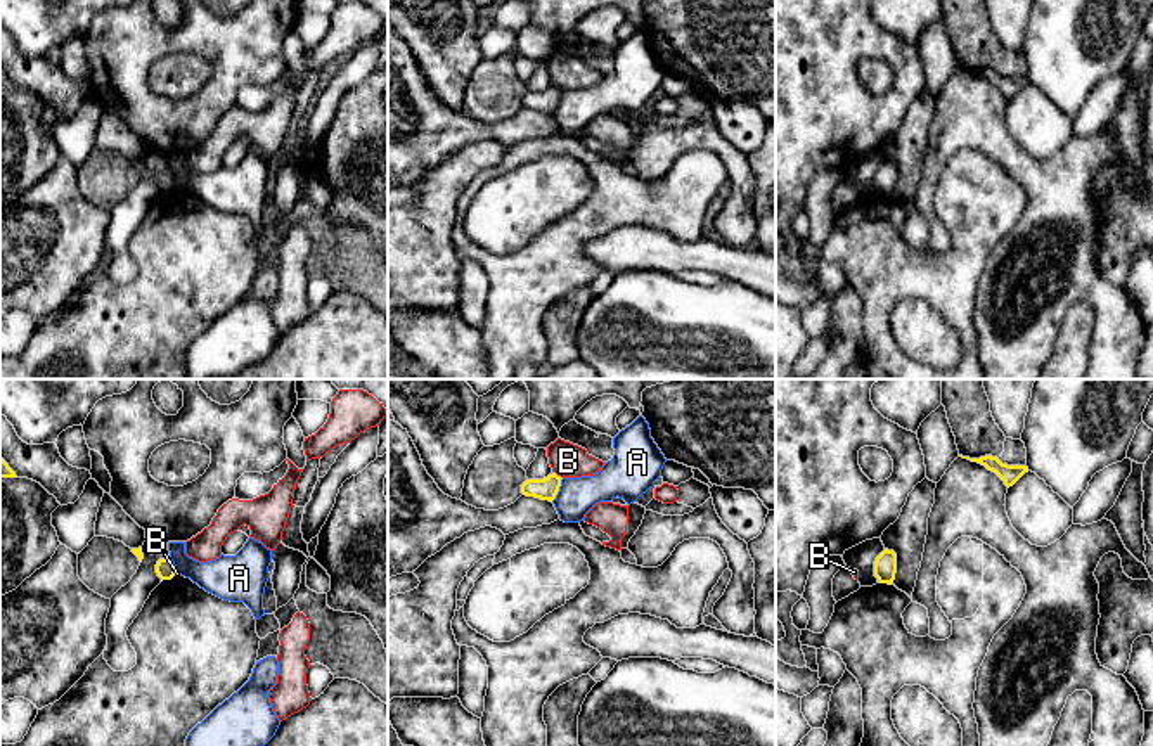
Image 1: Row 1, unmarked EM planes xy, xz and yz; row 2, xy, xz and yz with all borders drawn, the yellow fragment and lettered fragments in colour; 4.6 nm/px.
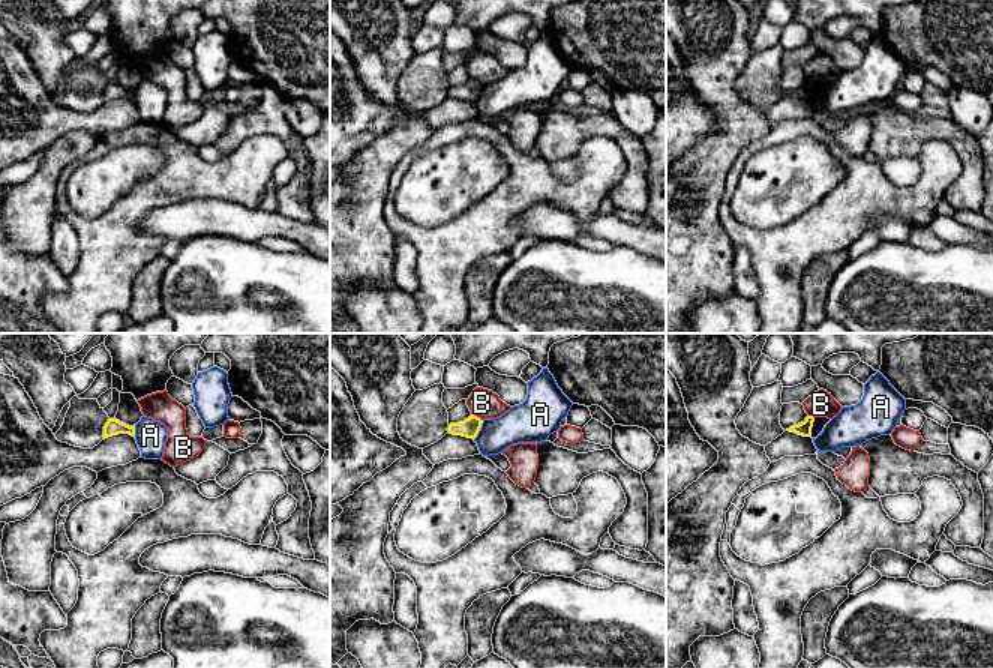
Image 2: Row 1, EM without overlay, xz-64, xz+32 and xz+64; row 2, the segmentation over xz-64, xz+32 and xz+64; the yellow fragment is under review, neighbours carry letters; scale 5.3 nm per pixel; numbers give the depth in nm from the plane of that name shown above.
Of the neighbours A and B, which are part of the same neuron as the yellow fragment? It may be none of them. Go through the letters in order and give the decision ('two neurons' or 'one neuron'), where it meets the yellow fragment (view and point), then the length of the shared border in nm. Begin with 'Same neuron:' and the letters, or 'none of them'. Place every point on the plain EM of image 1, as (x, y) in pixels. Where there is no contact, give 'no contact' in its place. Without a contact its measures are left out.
Same neuron: none of them
A: two neurons | xz (558, 102) | 130 nm
B: two neurons | xz (556, 87) | 60 nm

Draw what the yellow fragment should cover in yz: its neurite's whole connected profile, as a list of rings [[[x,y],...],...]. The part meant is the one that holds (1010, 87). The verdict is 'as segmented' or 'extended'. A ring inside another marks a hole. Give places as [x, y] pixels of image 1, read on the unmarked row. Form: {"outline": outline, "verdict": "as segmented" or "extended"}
{"outline": [[[985,68],[980,71],[969,71],[969,69],[963,71],[985,78],[989,83],[995,85],[1008,100],[1013,99],[1025,85],[1028,85],[1027,78],[1008,78],[992,68]]], "verdict": "as segmented"}

